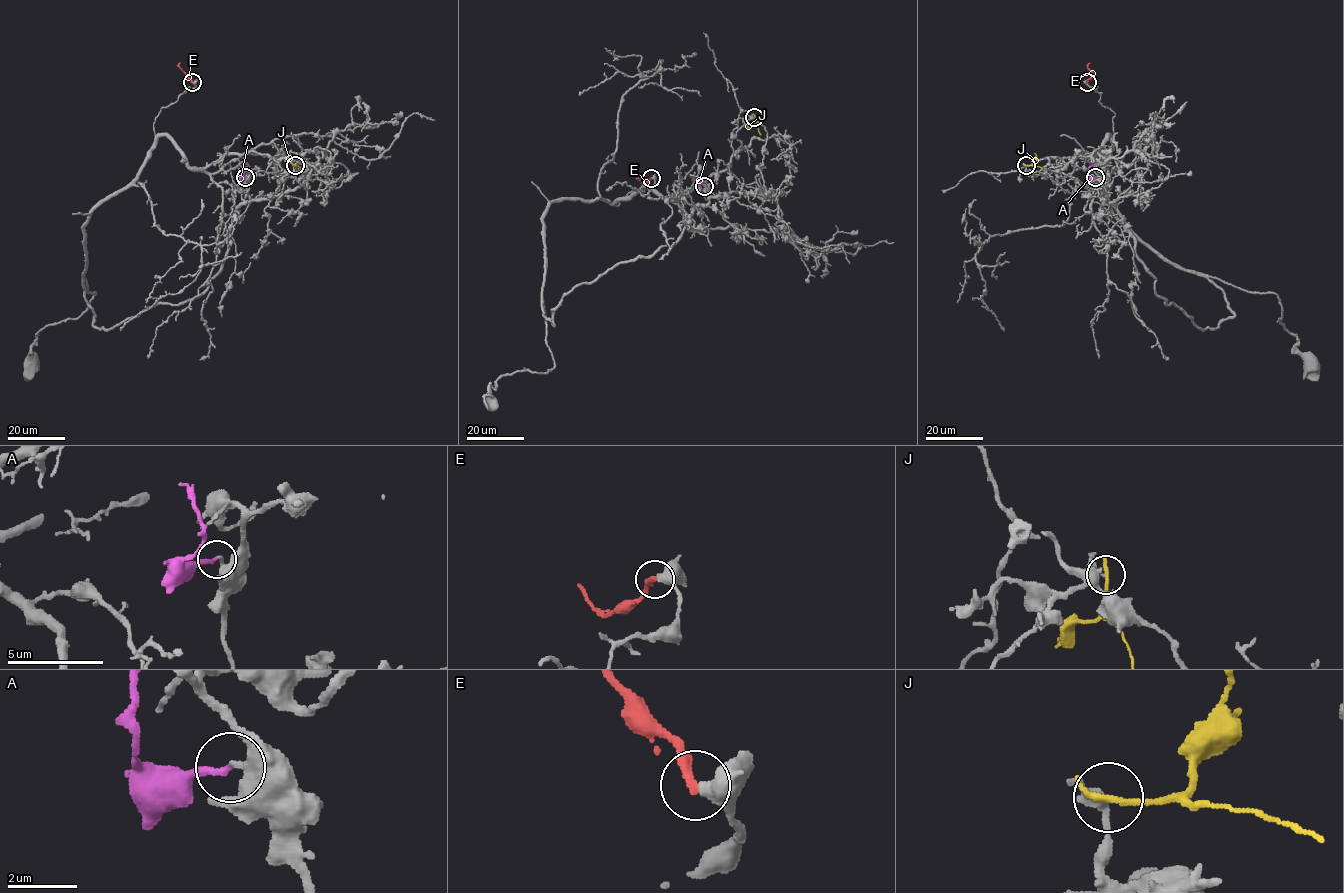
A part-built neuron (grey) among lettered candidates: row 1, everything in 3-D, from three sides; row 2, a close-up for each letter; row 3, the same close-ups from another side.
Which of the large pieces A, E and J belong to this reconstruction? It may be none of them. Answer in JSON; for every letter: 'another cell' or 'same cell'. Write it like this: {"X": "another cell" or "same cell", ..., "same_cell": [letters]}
{"A": "another cell", "E": "another cell", "J": "another cell", "same_cell": []}

